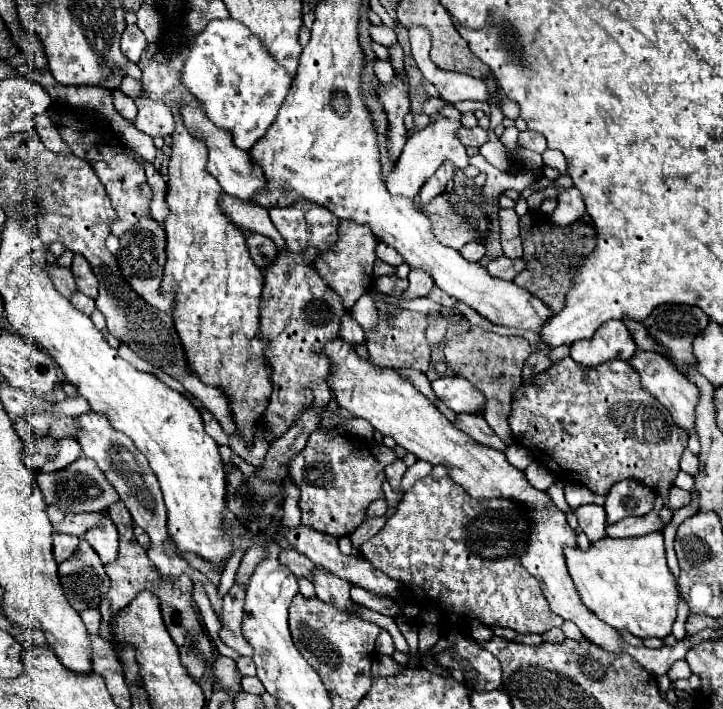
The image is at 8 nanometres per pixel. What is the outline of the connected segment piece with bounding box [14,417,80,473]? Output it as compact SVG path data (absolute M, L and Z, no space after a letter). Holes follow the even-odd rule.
M20 417L14 427L24 441L24 459L32 473L62 471L80 457L80 445L72 437L56 441L52 433L46 433L44 437L36 439L28 417ZM62 453L66 453L66 457Z

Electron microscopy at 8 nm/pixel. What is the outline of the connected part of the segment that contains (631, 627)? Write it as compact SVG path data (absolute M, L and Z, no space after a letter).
M648 533L628 539L598 539L588 551L564 549L568 573L584 605L614 629L626 629L632 635L666 637L672 631L678 607L676 581L666 565L662 533Z

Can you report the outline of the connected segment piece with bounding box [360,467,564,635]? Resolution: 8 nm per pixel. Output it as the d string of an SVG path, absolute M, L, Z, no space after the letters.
M432 467L428 477L416 481L414 487L404 493L396 513L372 539L360 547L360 551L388 577L400 583L418 585L446 615L453 613L462 618L478 620L487 626L500 625L520 633L542 635L552 627L560 627L564 619L550 611L540 583L520 565L526 535L528 517L518 503L508 499L472 499L460 485L448 479L448 471L444 467Z

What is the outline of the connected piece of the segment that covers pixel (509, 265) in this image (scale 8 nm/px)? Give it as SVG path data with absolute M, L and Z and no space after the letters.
M498 257L498 259L490 261L488 267L486 267L486 271L492 277L506 279L506 281L512 281L524 269L526 269L526 261L524 259L508 259L508 257Z

